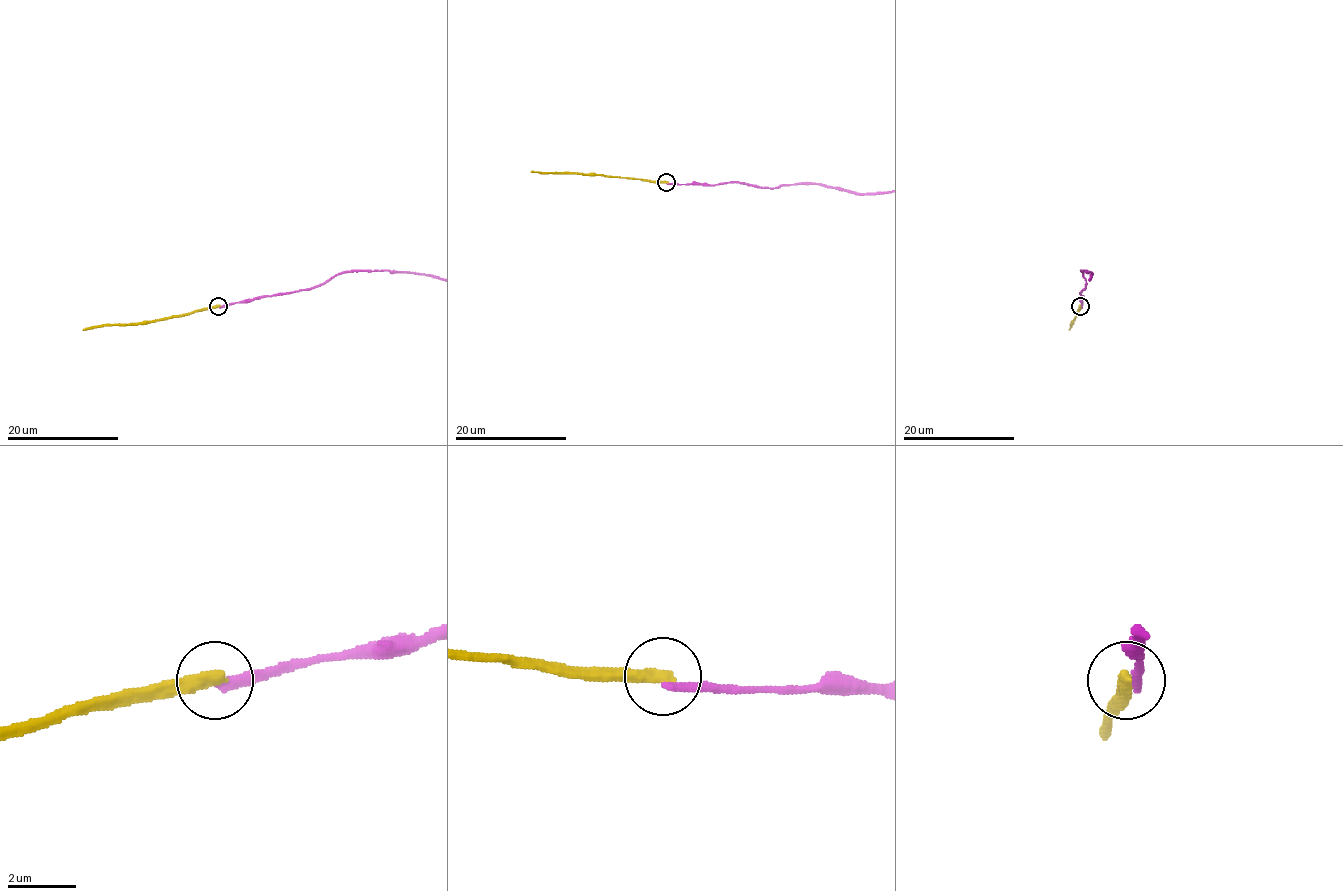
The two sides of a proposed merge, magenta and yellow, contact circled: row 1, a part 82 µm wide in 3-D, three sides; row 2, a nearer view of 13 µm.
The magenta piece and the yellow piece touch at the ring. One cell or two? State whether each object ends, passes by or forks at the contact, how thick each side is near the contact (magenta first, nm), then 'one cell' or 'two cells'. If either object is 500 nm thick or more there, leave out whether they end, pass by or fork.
magenta ends; yellow ends; calibres 240 and 400 nm; two cells

